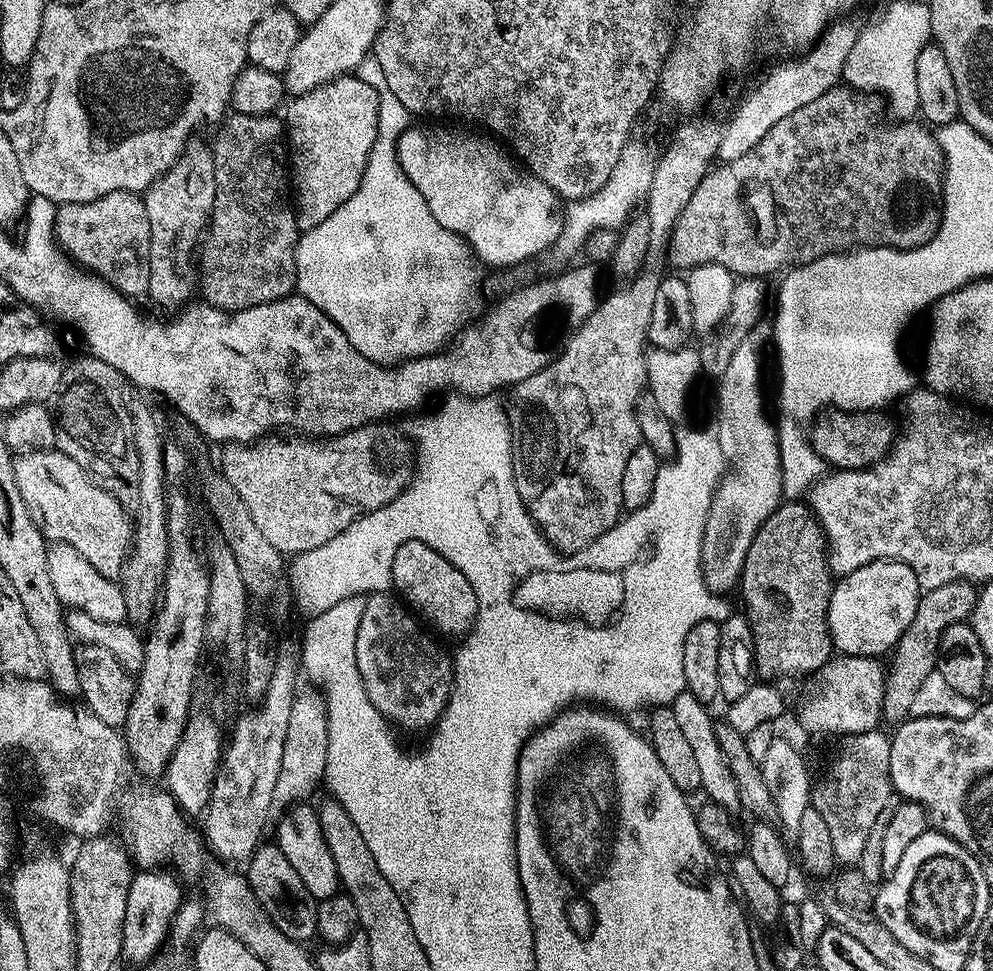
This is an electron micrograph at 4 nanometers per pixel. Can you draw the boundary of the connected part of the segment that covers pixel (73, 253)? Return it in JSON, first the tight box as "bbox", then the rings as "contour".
{"bbox":[54,192,150,298],"contour":[[[111,192],[99,196],[94,202],[62,204],[56,209],[54,234],[61,252],[67,254],[81,268],[111,284],[129,298],[148,296],[150,286],[150,218],[146,218],[146,206],[135,192]]]}

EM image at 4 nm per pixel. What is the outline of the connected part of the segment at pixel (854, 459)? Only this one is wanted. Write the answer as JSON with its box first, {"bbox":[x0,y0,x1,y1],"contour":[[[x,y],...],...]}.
{"bbox":[810,410,898,470],"contour":[[[835,410],[825,411],[810,429],[812,449],[824,459],[825,465],[836,470],[869,468],[870,465],[877,464],[891,452],[897,435],[898,428],[892,425],[892,420],[888,416]]]}

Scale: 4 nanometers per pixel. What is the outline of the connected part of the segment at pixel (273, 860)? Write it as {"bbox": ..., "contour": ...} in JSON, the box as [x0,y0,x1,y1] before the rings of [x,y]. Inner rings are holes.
{"bbox":[246,842,316,942],"contour":[[[264,842],[246,860],[248,870],[246,877],[254,898],[260,903],[261,909],[274,924],[286,936],[297,942],[307,942],[316,936],[316,897],[306,890],[306,882],[298,878],[298,870],[286,862],[286,854],[277,848],[275,843]]]}

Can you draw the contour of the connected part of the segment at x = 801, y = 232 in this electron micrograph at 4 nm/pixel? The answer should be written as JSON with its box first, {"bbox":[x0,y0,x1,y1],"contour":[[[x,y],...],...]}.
{"bbox":[666,86,944,278],"contour":[[[837,86],[826,90],[826,94],[822,94],[822,98],[814,98],[814,102],[806,102],[806,106],[800,107],[799,110],[794,110],[794,114],[786,114],[786,118],[782,118],[782,122],[778,122],[770,130],[770,134],[766,134],[766,138],[762,138],[762,142],[758,142],[758,146],[754,146],[754,150],[750,150],[746,154],[742,154],[742,158],[737,160],[729,160],[727,162],[721,163],[719,166],[721,168],[713,167],[709,171],[708,175],[704,176],[702,182],[694,190],[694,194],[690,194],[690,202],[686,202],[686,210],[682,210],[682,214],[678,218],[678,222],[674,226],[672,231],[672,237],[668,239],[668,250],[666,253],[666,260],[669,265],[672,264],[673,269],[676,270],[691,270],[700,264],[716,263],[721,264],[722,267],[725,267],[726,270],[732,272],[734,277],[743,278],[743,277],[759,277],[759,278],[769,278],[775,272],[783,273],[785,270],[791,270],[801,264],[809,264],[814,262],[818,258],[823,256],[828,256],[832,252],[842,252],[845,250],[855,249],[857,246],[862,248],[920,248],[924,243],[931,238],[931,236],[936,233],[936,229],[939,223],[939,213],[938,213],[938,204],[932,200],[924,200],[920,204],[920,196],[924,196],[927,192],[937,191],[938,185],[942,180],[942,173],[944,171],[944,156],[940,152],[940,144],[936,141],[935,135],[930,131],[923,123],[916,124],[917,122],[896,122],[892,124],[880,124],[880,112],[876,109],[876,100],[875,95],[865,94],[863,91],[857,90],[851,86]]]}

